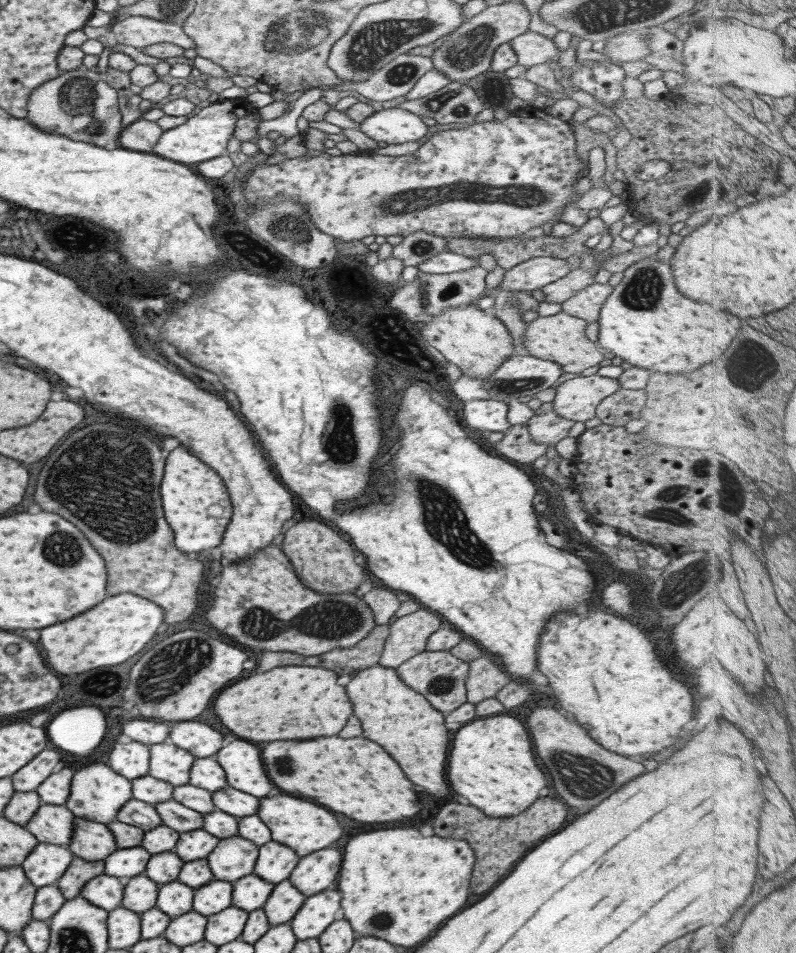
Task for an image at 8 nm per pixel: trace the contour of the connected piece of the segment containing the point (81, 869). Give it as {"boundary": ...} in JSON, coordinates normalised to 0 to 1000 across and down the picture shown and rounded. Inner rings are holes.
{"boundary":[[[98,898],[92,899],[83,915],[72,923],[70,929],[78,935],[82,944],[99,940],[103,931],[114,921],[126,919],[132,912],[128,902],[113,905]]]}

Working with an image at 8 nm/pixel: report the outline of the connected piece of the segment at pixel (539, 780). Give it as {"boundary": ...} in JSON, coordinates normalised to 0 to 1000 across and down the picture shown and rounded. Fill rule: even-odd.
{"boundary":[[[636,747],[595,753],[575,766],[563,795],[563,821],[573,833],[621,858],[658,852],[678,837],[678,829],[686,825],[686,816],[673,804],[663,768],[656,758],[636,751]]]}

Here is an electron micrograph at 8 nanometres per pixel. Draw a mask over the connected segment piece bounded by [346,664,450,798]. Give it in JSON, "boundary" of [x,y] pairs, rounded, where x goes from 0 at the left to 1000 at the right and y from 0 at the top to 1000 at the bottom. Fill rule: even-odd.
{"boundary":[[[477,697],[451,703],[435,720],[435,726],[445,741],[445,751],[455,758],[457,774],[475,779],[505,804],[515,821],[535,827],[543,835],[558,835],[563,825],[553,810],[558,810],[565,779],[558,750],[534,730],[518,724],[501,710],[499,702]]]}

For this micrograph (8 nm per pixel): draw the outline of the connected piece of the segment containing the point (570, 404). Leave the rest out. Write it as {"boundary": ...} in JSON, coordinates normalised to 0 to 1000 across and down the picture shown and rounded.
{"boundary":[[[746,392],[711,399],[701,404],[695,419],[696,430],[701,437],[736,443],[750,437],[754,422],[779,407],[775,398]]]}

